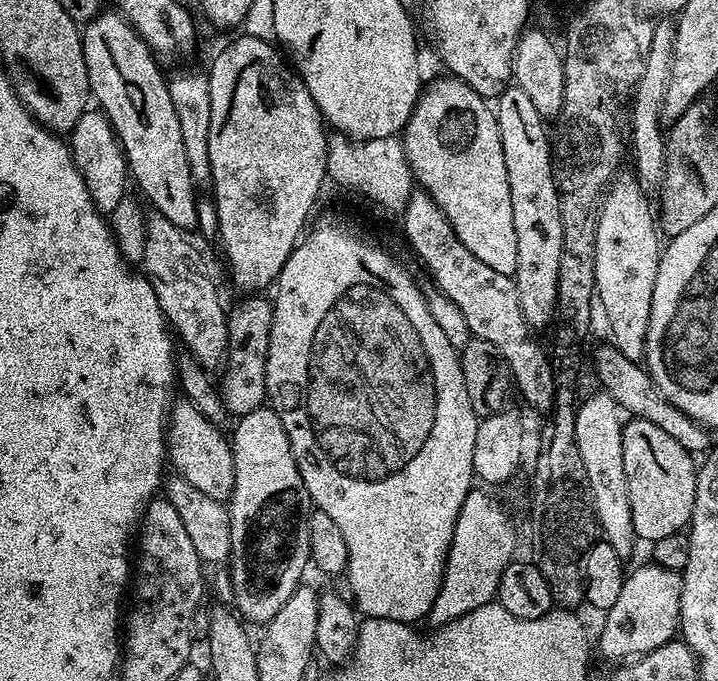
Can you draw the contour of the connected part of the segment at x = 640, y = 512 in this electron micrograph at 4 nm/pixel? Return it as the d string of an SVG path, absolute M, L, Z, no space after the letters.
M635 418L624 426L624 469L630 486L630 510L634 530L641 541L655 542L666 534L685 531L689 527L694 498L698 464L693 453L688 452L666 430Z

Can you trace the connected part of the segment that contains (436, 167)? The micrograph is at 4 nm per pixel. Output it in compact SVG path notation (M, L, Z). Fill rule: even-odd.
M444 74L441 80L432 80L429 84L427 81L423 85L418 102L404 127L402 139L406 158L410 162L413 181L423 191L428 192L432 201L440 207L441 214L450 222L454 234L458 234L458 242L462 242L462 246L466 246L466 250L470 250L470 254L474 254L474 258L486 262L486 266L490 266L493 270L498 270L498 274L515 277L518 266L518 234L514 234L514 206L510 206L510 178L506 174L506 154L502 154L502 134L498 134L498 122L493 105L477 94L465 80L458 76Z

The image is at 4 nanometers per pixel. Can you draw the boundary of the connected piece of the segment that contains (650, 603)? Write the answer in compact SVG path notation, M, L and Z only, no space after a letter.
M647 566L648 568L636 568L627 573L622 586L622 594L618 594L618 602L610 606L603 613L604 625L600 628L600 652L612 662L628 662L633 658L639 658L653 652L658 646L668 643L678 632L678 609L680 606L680 582L679 572L667 572L664 568Z

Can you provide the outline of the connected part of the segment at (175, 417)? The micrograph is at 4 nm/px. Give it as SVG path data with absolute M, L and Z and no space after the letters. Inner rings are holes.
M187 402L172 405L172 414L168 418L166 429L166 456L174 467L175 475L186 478L190 486L210 494L210 498L227 501L234 486L234 458L229 437L220 433L217 425L203 417L195 406Z

